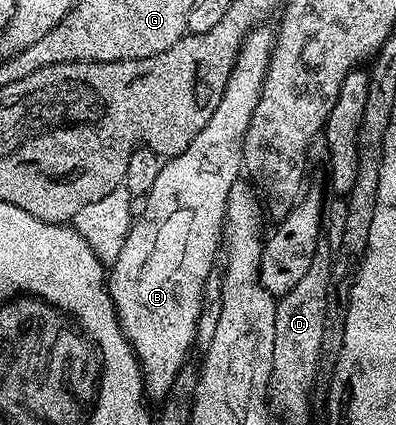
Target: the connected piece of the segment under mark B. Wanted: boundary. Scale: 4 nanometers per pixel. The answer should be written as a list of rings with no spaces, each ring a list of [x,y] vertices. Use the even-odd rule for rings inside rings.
[[[265,27],[249,29],[231,70],[227,90],[223,90],[223,98],[219,98],[219,106],[215,106],[215,114],[211,114],[211,122],[207,122],[207,126],[195,134],[187,150],[178,156],[168,157],[162,163],[159,178],[155,178],[155,186],[151,186],[149,195],[144,197],[145,209],[142,212],[140,209],[133,225],[129,227],[127,238],[107,276],[107,287],[113,299],[113,308],[117,311],[117,321],[135,350],[137,361],[141,363],[141,373],[145,375],[145,391],[152,399],[154,396],[157,402],[165,399],[167,390],[171,390],[171,382],[175,382],[175,374],[179,374],[181,367],[190,359],[189,351],[193,352],[195,348],[200,296],[209,271],[215,267],[216,260],[213,259],[219,256],[227,194],[231,194],[231,186],[243,172],[243,138],[251,126],[255,106],[259,106],[261,83],[269,65],[269,56],[273,52],[275,32],[272,27]]]

